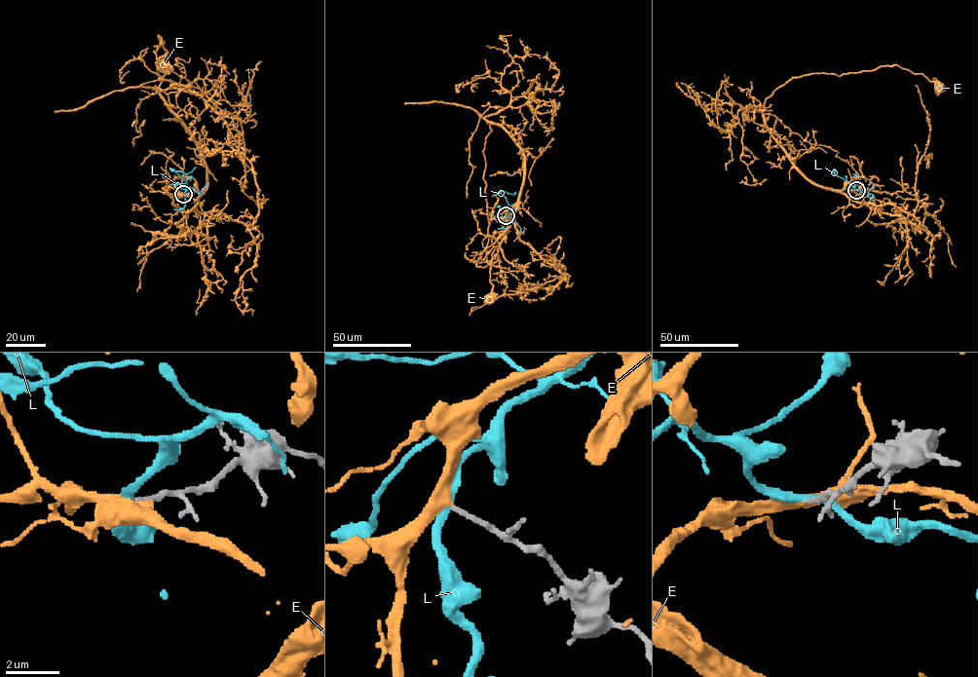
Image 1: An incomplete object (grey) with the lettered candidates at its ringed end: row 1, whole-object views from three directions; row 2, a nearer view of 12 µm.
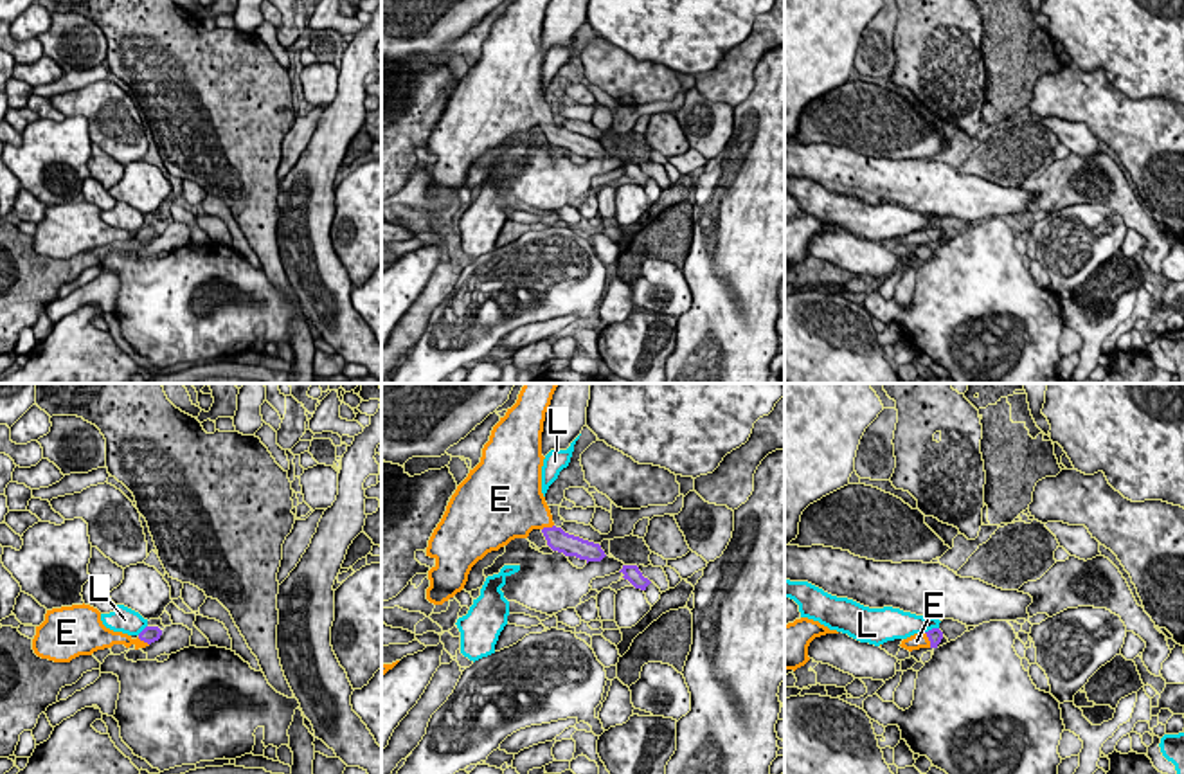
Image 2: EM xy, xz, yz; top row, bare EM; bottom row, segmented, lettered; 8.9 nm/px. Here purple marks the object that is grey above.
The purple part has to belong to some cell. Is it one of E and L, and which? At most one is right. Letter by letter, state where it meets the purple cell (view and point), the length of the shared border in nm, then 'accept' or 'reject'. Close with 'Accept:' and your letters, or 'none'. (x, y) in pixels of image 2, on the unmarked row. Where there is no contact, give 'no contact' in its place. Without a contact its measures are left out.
E: contact yz (929, 236); length 150 nm; accept
L: contact yz (932, 225); length 150 nm; reject
Accept: E

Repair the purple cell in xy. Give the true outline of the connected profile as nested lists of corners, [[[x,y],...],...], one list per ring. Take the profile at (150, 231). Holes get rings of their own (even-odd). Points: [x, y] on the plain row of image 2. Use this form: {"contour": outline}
{"contour": [[[72,202],[47,207],[45,218],[36,223],[32,247],[38,254],[54,259],[70,259],[79,252],[92,252],[97,247],[124,241],[135,247],[158,238],[162,227],[146,223],[137,236],[128,230],[113,229],[101,218],[101,209],[90,202]]]}

